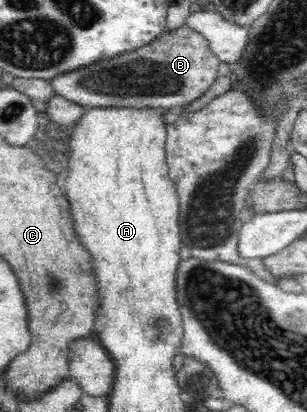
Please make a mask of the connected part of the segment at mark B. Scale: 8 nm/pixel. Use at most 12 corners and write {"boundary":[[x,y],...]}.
{"boundary":[[187,25],[51,77],[87,108],[181,108],[221,63]]}

